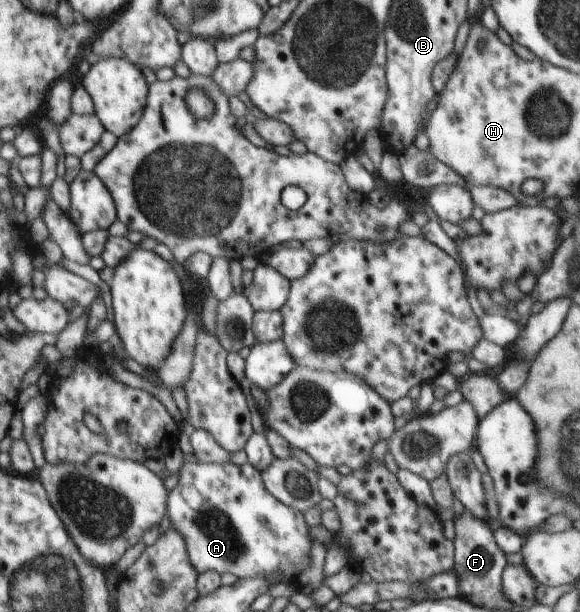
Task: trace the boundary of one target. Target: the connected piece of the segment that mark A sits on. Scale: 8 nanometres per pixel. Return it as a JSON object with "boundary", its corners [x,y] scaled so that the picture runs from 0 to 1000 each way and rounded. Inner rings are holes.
{"boundary":[[[319,755],[309,770],[310,783],[309,791],[291,804],[288,814],[288,842],[297,855],[297,859],[316,876],[321,887],[321,899],[324,904],[324,915],[336,928],[341,938],[367,931],[378,935],[381,940],[386,936],[400,936],[410,946],[419,944],[472,944],[478,951],[502,953],[509,956],[510,946],[534,925],[536,917],[536,892],[538,877],[534,876],[534,858],[524,846],[524,837],[507,833],[503,828],[484,822],[476,812],[460,802],[450,771],[429,755],[419,760],[405,760],[402,755],[381,757],[348,757],[336,758]]]}

